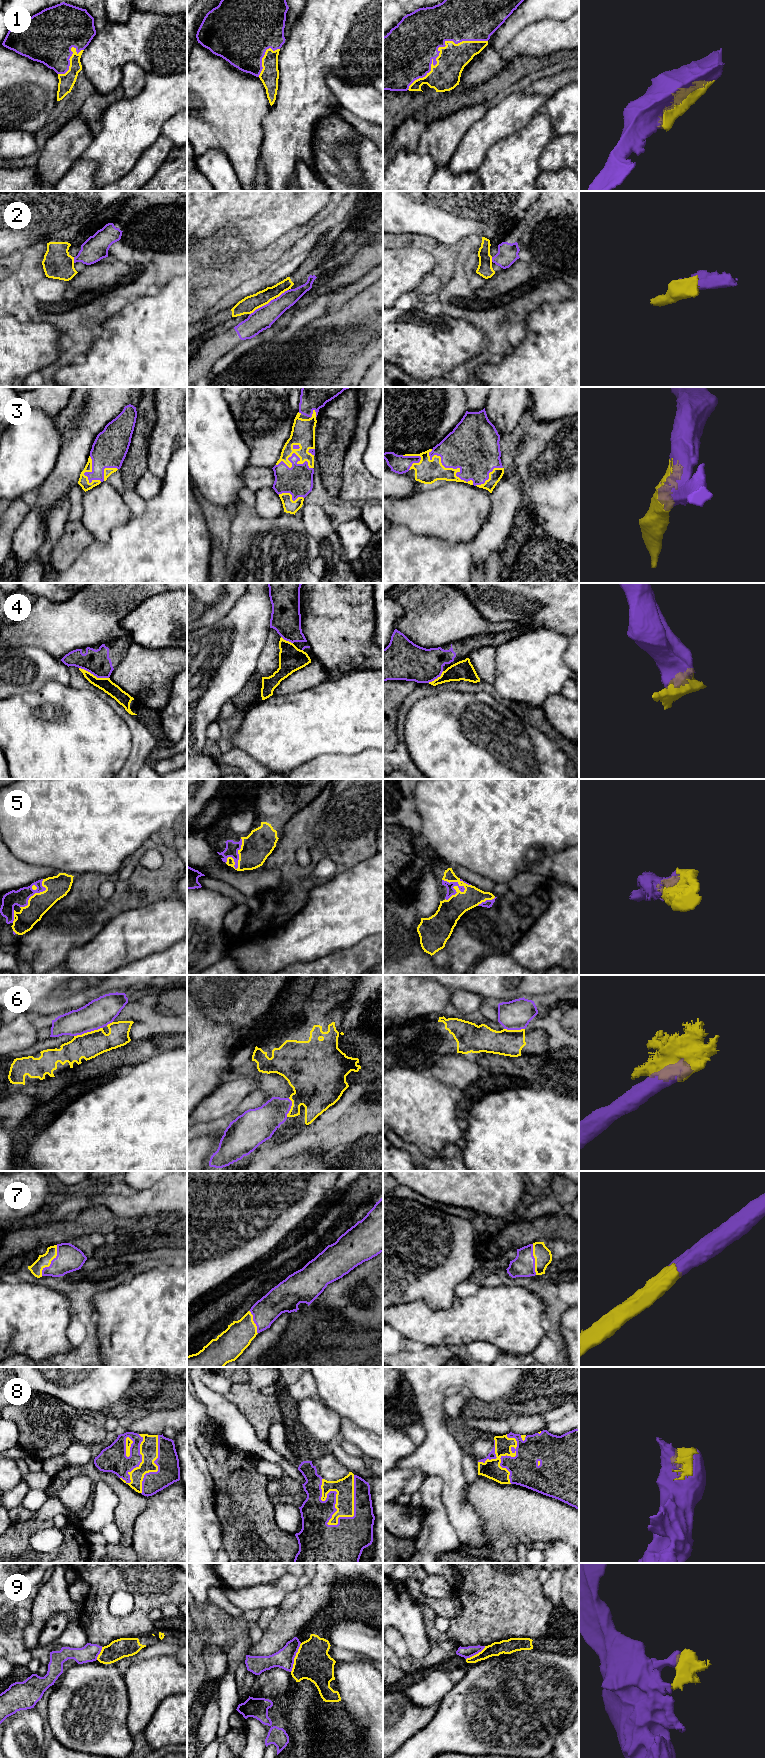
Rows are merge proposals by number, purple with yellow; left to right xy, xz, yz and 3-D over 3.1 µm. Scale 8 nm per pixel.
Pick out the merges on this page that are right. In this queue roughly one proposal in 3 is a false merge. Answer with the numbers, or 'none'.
1, 3, 5, 7, 8

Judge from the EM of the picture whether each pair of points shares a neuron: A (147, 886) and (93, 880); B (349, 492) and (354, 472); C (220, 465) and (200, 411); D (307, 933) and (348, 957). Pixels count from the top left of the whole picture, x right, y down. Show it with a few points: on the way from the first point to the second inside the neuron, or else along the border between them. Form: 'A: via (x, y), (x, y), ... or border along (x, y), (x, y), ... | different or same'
A: via (134, 886), (121, 886), (114, 879), (106, 878) | same
B: via (354, 487), (354, 477) | same
C: via (213, 452), (206, 442), (205, 424) | same
D: border along (358, 942), (314, 959) | different

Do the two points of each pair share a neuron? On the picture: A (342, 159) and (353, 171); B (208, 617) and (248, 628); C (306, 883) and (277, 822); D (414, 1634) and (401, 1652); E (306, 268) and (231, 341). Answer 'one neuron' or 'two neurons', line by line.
A: one neuron
B: two neurons
C: two neurons
D: two neurons
E: two neurons

